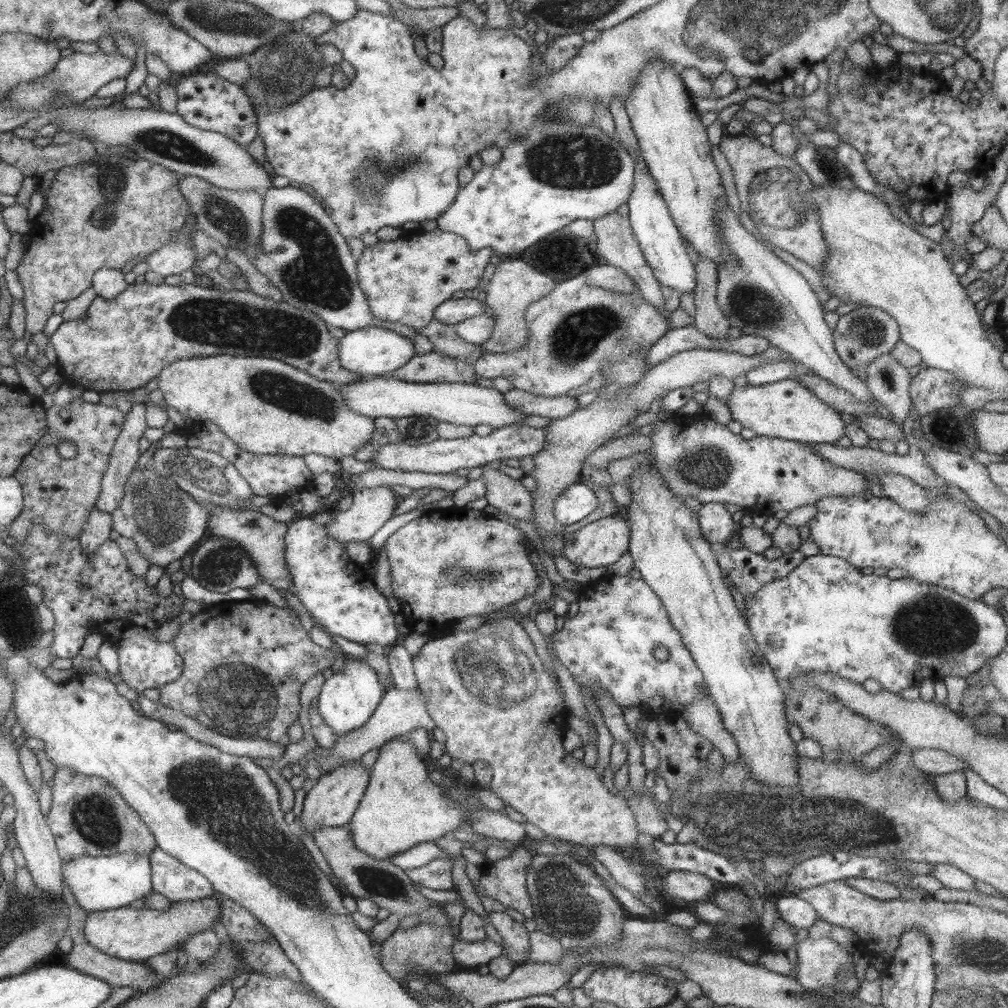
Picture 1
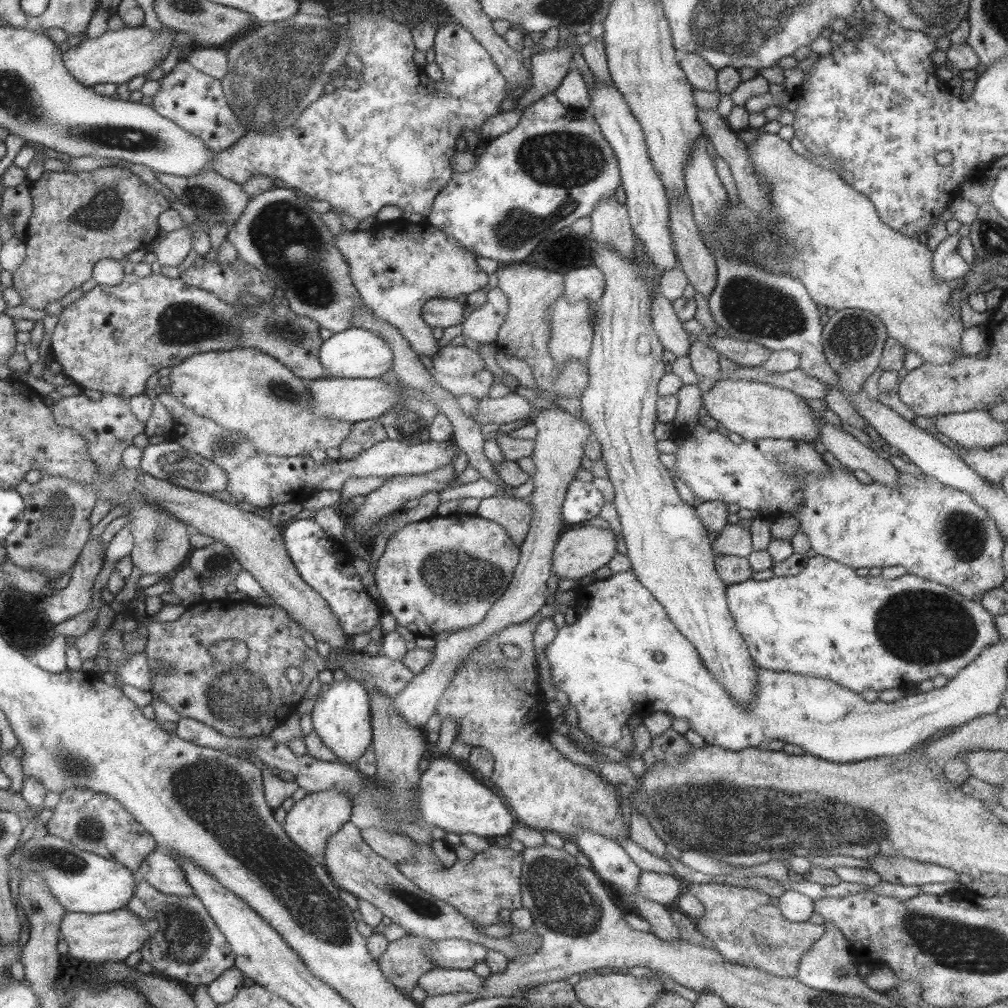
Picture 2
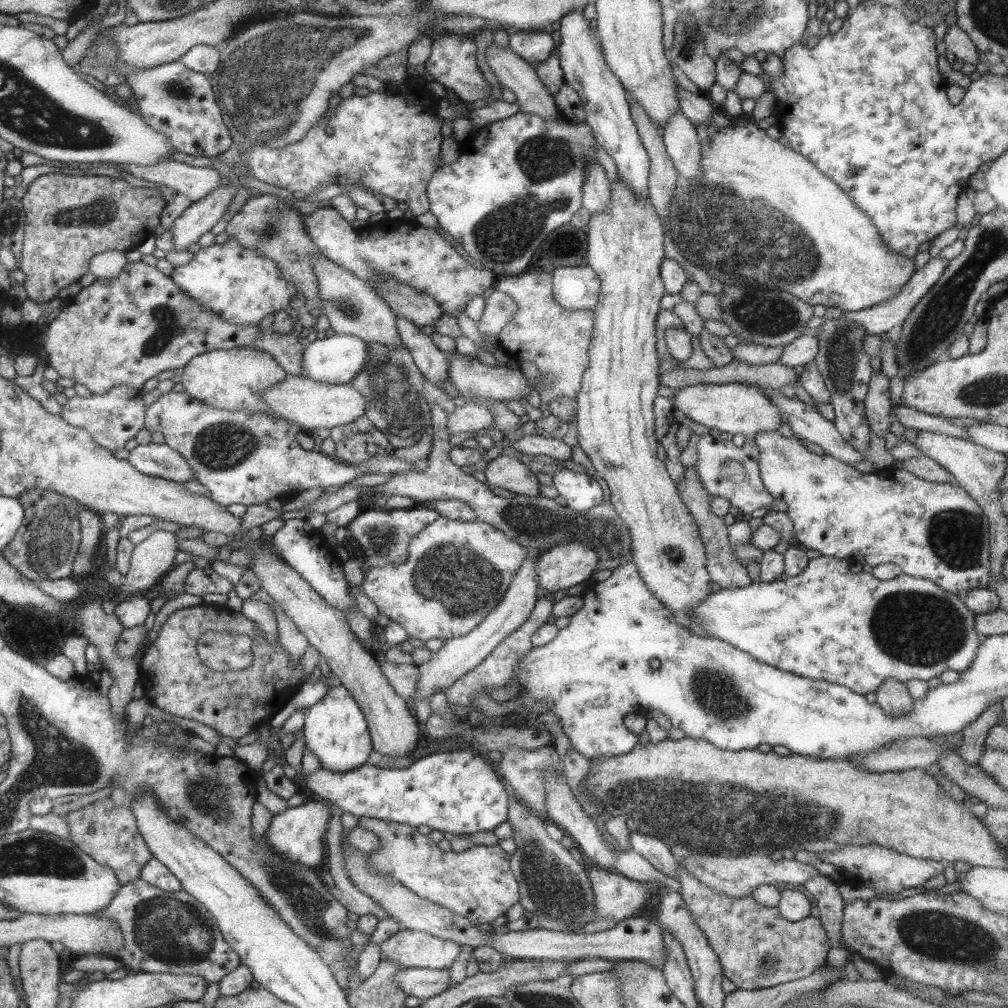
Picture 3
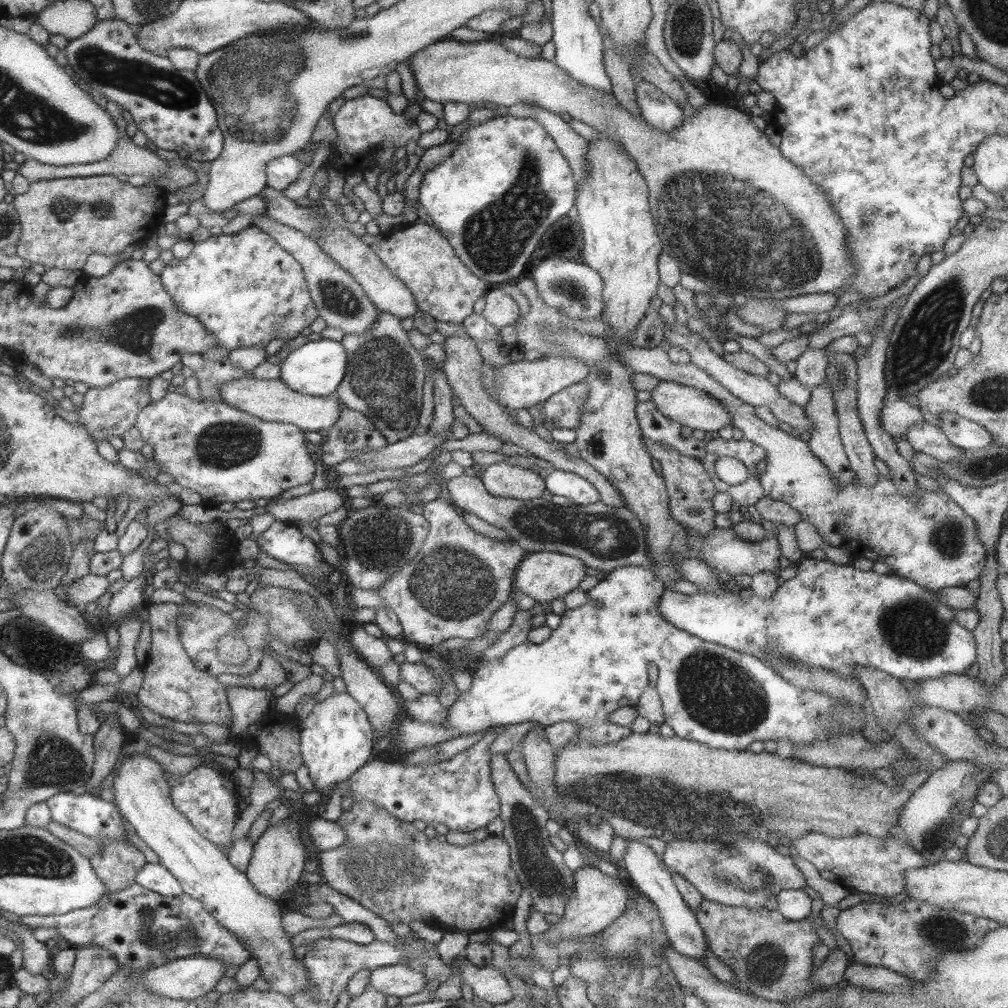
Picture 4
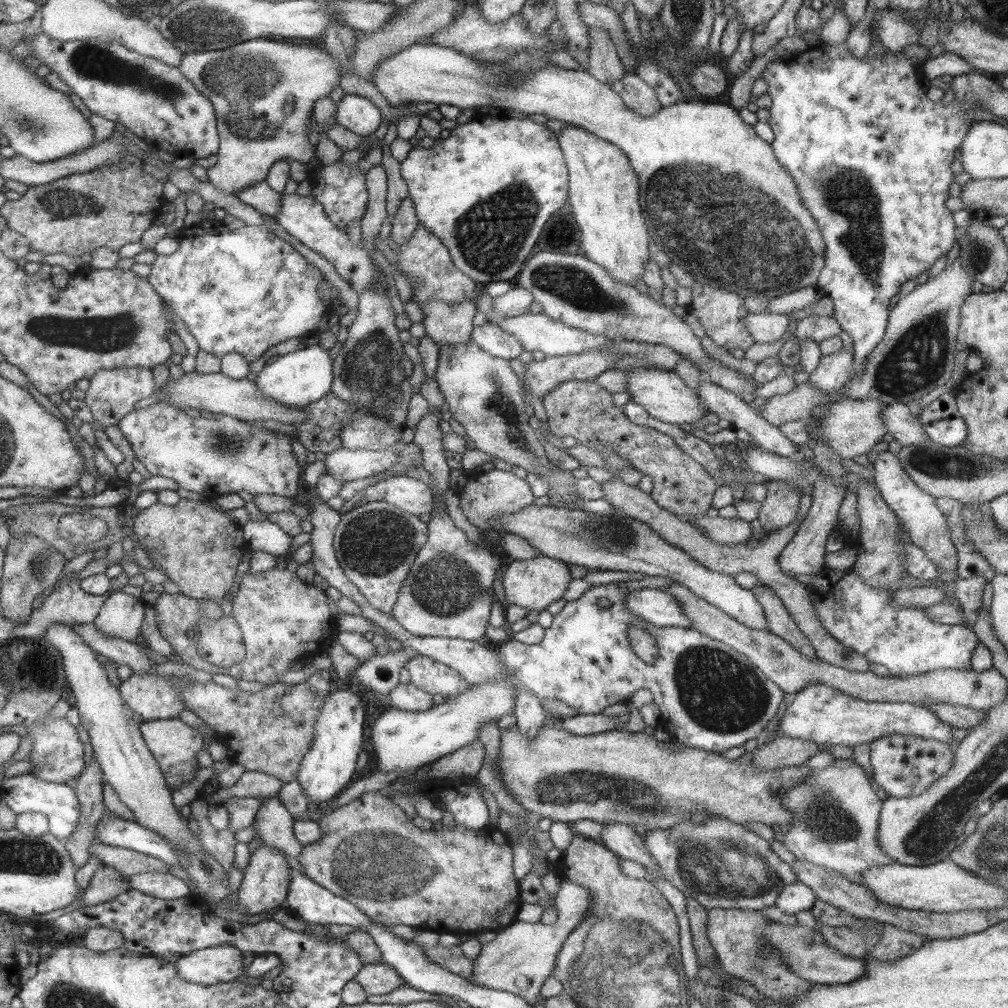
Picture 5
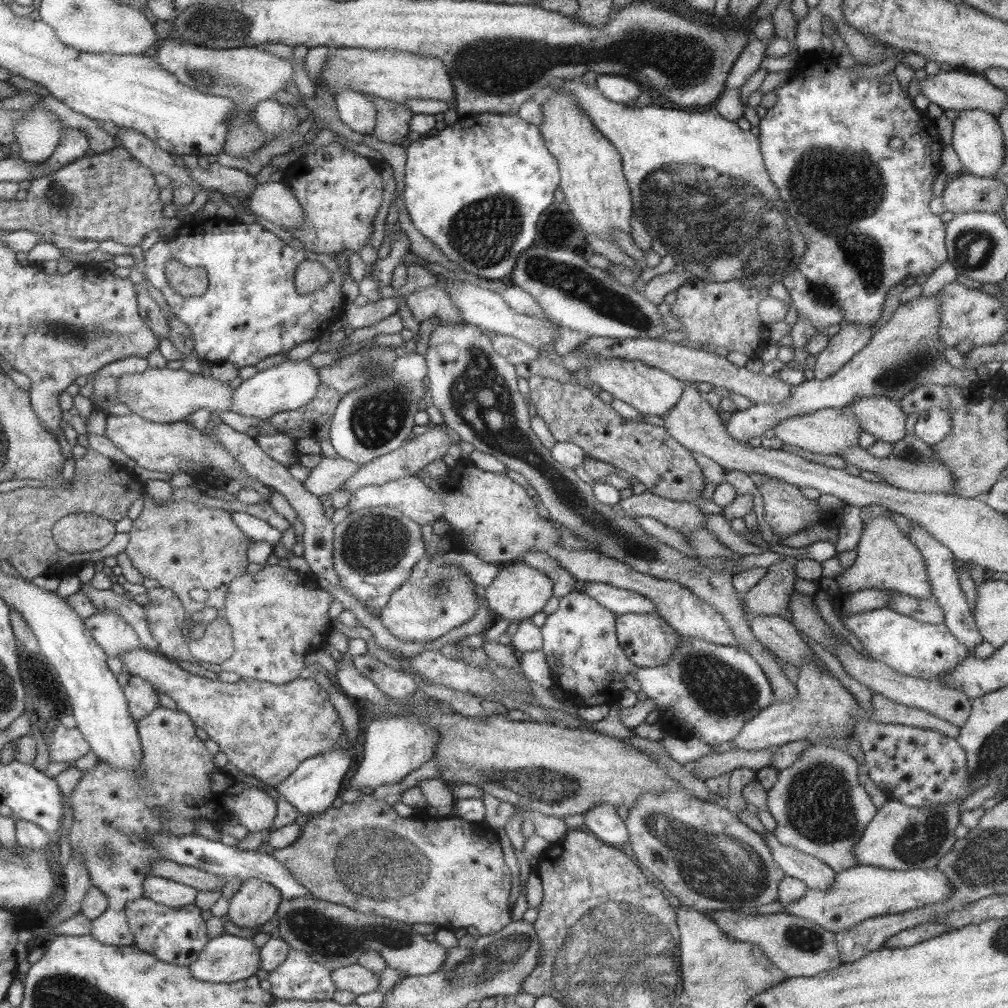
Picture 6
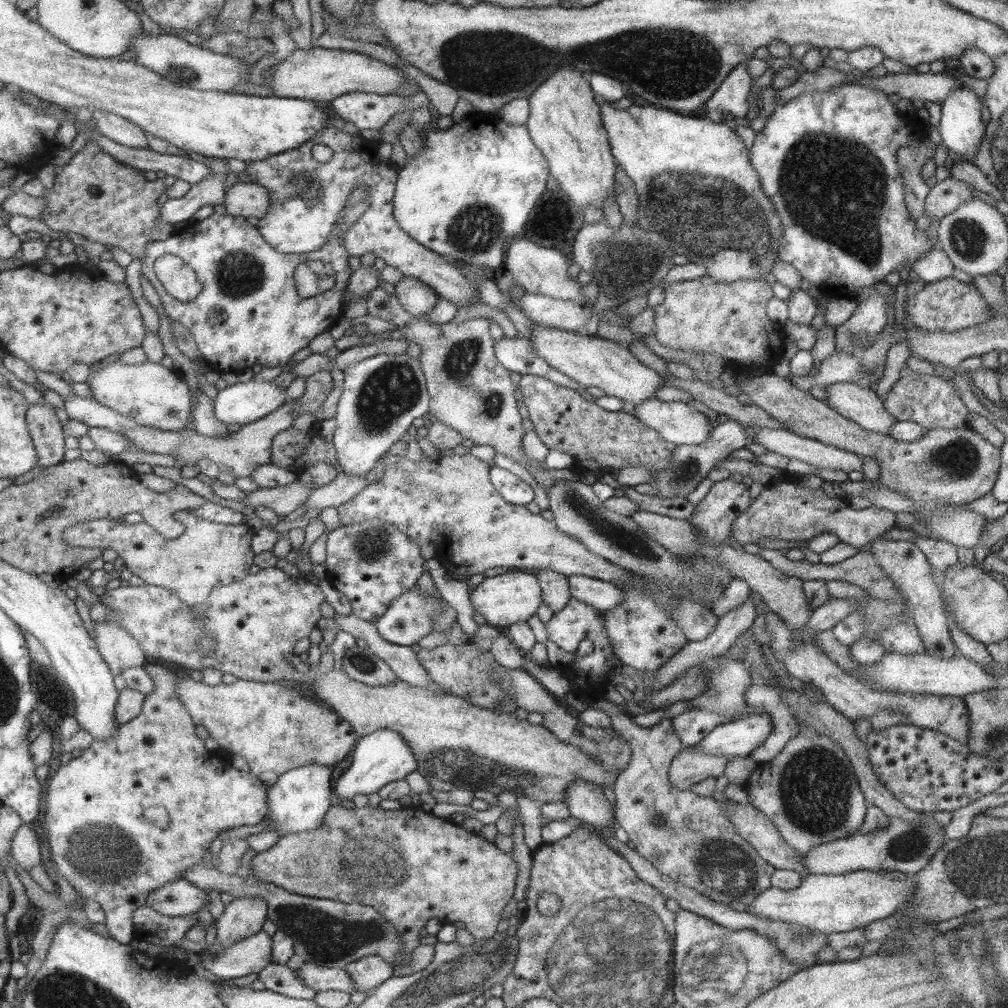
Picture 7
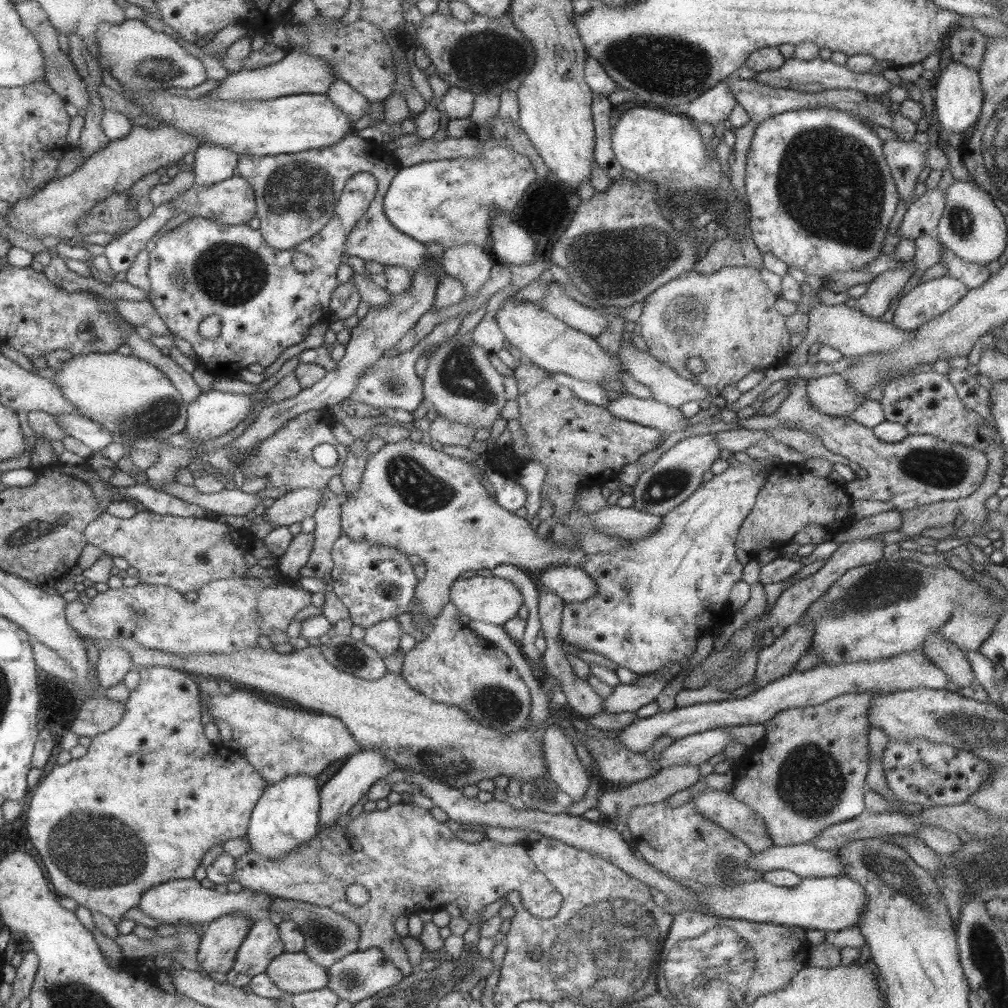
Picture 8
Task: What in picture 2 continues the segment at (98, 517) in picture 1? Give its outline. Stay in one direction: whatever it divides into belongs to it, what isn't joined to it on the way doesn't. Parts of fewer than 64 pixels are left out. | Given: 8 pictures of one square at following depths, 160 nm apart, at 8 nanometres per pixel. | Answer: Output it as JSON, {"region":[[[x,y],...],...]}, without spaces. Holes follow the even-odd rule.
{"region":[[[98,537],[87,540],[73,564],[67,586],[41,598],[41,608],[45,610],[47,620],[56,625],[87,611],[93,594],[91,587],[102,568],[104,554]]]}

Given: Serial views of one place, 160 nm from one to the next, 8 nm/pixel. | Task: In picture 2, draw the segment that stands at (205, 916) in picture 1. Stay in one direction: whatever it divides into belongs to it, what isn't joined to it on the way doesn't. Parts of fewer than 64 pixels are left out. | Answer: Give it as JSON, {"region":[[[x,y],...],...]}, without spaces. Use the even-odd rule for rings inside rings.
{"region":[[[121,908],[99,914],[85,914],[67,911],[59,921],[61,939],[67,945],[67,953],[73,958],[93,963],[121,962],[128,954],[139,950],[157,928],[153,920],[144,920]]]}

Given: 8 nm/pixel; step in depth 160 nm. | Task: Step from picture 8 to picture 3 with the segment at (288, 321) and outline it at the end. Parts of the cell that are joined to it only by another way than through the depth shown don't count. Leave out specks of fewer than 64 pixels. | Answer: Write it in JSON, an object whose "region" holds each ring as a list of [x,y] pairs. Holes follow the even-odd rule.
{"region":[[[231,237],[223,244],[201,247],[186,264],[173,267],[168,277],[197,304],[239,327],[257,325],[263,316],[287,310],[291,298],[301,297],[273,259],[241,246]]]}

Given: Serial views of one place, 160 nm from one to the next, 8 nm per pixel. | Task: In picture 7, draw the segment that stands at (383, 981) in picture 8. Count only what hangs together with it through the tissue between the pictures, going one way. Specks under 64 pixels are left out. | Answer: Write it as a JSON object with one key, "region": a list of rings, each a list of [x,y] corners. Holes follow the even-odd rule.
{"region":[[[377,955],[358,958],[346,964],[343,969],[348,972],[354,990],[366,992],[372,991],[381,982],[393,976],[392,966]]]}

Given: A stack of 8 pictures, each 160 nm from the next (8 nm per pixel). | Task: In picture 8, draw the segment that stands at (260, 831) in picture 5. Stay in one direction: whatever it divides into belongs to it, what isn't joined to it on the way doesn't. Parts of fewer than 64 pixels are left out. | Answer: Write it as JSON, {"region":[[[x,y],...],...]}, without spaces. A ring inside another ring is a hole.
{"region":[[[145,666],[137,672],[139,683],[137,687],[130,690],[128,697],[124,700],[125,710],[120,721],[113,728],[96,734],[86,748],[85,755],[79,759],[71,759],[65,765],[55,765],[43,778],[41,784],[34,787],[33,795],[29,800],[29,808],[25,814],[27,838],[33,848],[37,850],[37,854],[45,866],[45,874],[53,888],[52,892],[72,898],[78,906],[88,908],[91,913],[104,914],[111,920],[115,919],[116,922],[123,919],[120,916],[126,910],[136,906],[139,897],[148,888],[167,881],[193,878],[193,871],[200,865],[201,857],[209,848],[226,840],[244,837],[253,805],[267,785],[263,777],[240,752],[222,751],[220,745],[207,741],[203,735],[204,725],[199,721],[199,695],[201,692],[197,687],[195,677],[189,673],[163,666]]]}

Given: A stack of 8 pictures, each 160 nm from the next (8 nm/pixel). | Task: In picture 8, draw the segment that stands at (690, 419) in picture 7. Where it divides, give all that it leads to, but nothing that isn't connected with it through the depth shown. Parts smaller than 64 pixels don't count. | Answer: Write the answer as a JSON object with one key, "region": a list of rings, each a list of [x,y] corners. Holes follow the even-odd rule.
{"region":[[[622,394],[615,400],[609,400],[606,408],[608,411],[617,418],[623,418],[625,420],[656,428],[661,432],[667,432],[667,436],[671,432],[677,432],[683,430],[688,426],[686,418],[682,415],[682,411],[678,408],[671,408],[661,402],[657,402],[651,398],[643,399],[632,395]]]}

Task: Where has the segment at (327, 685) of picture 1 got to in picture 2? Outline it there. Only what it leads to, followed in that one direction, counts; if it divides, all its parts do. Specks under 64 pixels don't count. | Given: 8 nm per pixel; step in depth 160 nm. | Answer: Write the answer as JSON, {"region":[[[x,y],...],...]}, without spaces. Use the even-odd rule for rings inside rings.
{"region":[[[351,677],[340,682],[332,681],[328,686],[312,706],[312,727],[321,742],[336,756],[336,760],[353,765],[363,756],[372,739],[368,691],[361,682]]]}

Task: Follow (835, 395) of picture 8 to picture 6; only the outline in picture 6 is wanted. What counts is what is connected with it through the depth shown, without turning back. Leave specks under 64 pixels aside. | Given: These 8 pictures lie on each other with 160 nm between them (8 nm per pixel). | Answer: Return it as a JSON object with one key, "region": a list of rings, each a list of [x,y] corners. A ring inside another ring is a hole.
{"region":[[[875,395],[861,397],[849,402],[848,409],[857,419],[860,430],[872,434],[876,440],[895,446],[907,433],[904,427],[907,416],[893,399]]]}

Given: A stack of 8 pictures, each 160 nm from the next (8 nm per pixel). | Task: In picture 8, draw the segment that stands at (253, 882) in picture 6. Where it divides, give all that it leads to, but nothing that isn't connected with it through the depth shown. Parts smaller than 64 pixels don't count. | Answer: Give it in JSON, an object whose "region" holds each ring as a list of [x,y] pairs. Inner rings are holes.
{"region":[[[240,912],[209,922],[198,944],[199,972],[205,977],[211,972],[227,973],[251,924],[253,920]]]}

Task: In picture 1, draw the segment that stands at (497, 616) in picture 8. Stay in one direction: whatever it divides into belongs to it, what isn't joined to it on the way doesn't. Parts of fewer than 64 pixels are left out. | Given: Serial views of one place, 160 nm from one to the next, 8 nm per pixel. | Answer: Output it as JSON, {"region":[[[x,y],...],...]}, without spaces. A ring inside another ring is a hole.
{"region":[[[622,512],[608,513],[602,517],[587,523],[583,528],[573,532],[562,532],[563,550],[562,558],[585,568],[601,568],[604,570],[609,564],[614,564],[629,550],[629,524],[624,519]]]}

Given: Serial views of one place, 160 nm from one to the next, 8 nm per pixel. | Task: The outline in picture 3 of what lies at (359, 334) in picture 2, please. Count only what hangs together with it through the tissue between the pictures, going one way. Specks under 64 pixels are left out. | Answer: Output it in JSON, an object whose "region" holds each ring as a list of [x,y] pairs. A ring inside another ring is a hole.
{"region":[[[353,335],[327,336],[321,340],[306,343],[302,352],[300,375],[323,384],[348,383],[359,372],[365,362],[367,345]]]}

